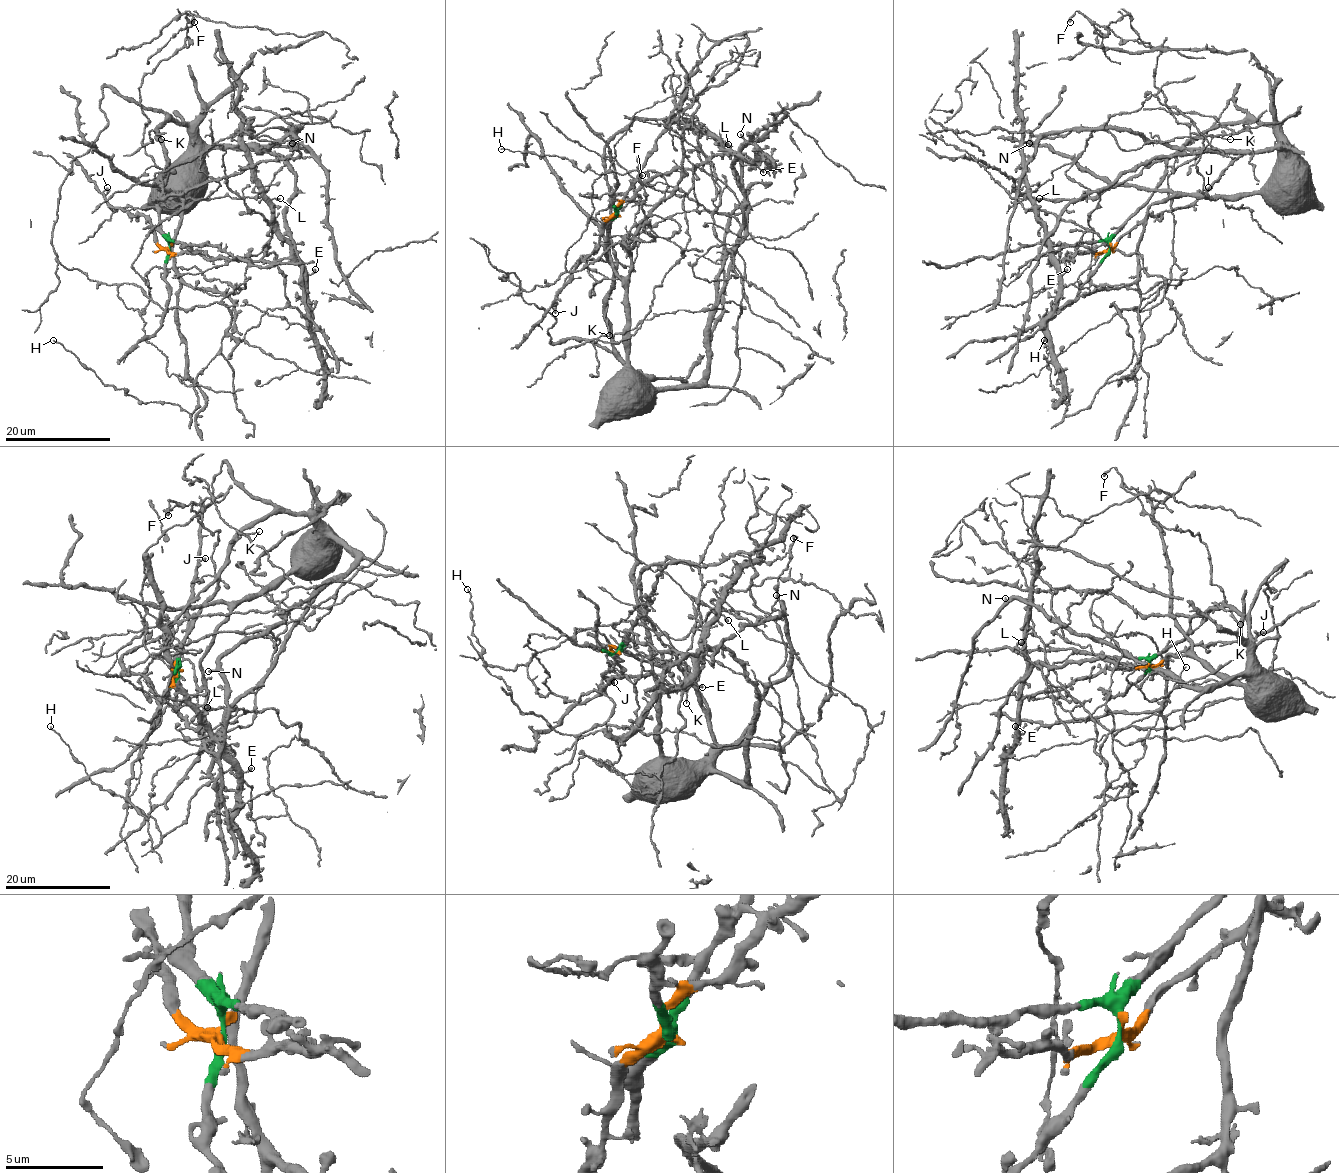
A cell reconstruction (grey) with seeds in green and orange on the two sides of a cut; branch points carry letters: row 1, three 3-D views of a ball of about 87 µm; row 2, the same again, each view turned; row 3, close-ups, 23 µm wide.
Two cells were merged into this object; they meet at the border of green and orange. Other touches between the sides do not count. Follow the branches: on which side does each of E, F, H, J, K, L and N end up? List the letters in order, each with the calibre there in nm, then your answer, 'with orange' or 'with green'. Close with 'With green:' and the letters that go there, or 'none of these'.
E: calibre 340 nm; with orange
F: calibre 360 nm; with green
H: calibre 160 nm; with green
J: calibre 260 nm; with orange
K: calibre 140 nm; with green
L: calibre 360 nm; with orange
N: calibre 260 nm; with green
With green: F, H, K, N

